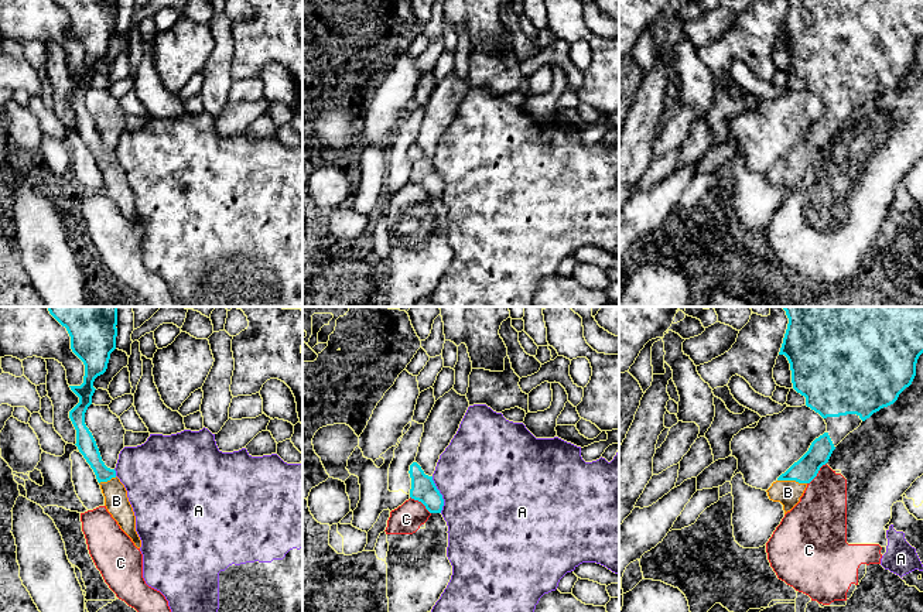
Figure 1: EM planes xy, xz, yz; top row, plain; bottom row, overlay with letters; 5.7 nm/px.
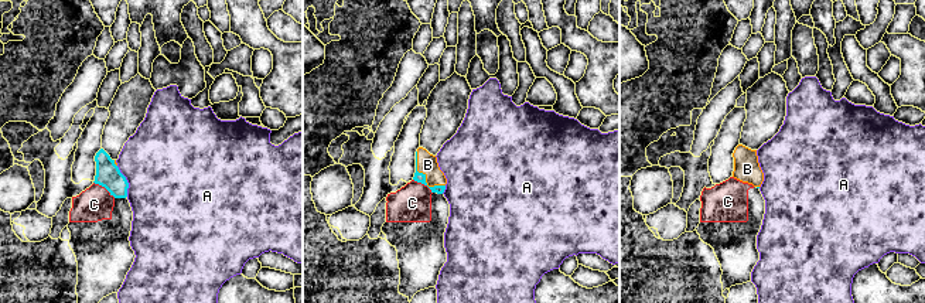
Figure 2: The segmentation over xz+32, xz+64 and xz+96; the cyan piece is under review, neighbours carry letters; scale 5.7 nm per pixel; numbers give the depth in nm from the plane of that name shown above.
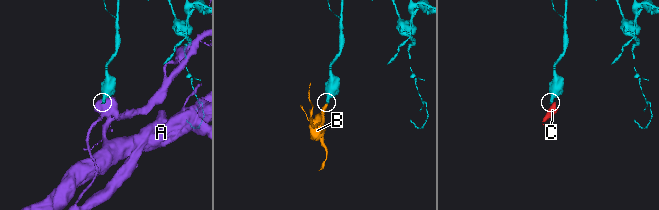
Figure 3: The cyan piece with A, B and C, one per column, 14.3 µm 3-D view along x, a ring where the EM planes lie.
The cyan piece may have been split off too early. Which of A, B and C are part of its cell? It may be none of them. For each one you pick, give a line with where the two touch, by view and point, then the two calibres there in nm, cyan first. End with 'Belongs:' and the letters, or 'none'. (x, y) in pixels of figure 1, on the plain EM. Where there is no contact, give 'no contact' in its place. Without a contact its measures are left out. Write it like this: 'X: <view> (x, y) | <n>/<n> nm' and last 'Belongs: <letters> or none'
B: yz (792, 163) | 140/140 nm
Belongs: B

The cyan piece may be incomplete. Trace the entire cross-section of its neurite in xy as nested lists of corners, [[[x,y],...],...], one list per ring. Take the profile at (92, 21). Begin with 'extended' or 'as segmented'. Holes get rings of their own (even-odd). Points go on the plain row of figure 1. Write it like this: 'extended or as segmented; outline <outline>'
extended; outline [[[54,0],[66,11],[72,35],[83,45],[85,59],[81,69],[69,69],[79,86],[69,95],[76,113],[76,130],[93,153],[105,180],[105,189],[120,212],[137,232],[141,223],[136,215],[136,199],[127,181],[127,174],[116,154],[102,144],[96,124],[85,107],[85,96],[92,88],[93,65],[107,52],[110,37],[116,33],[117,0]]]

